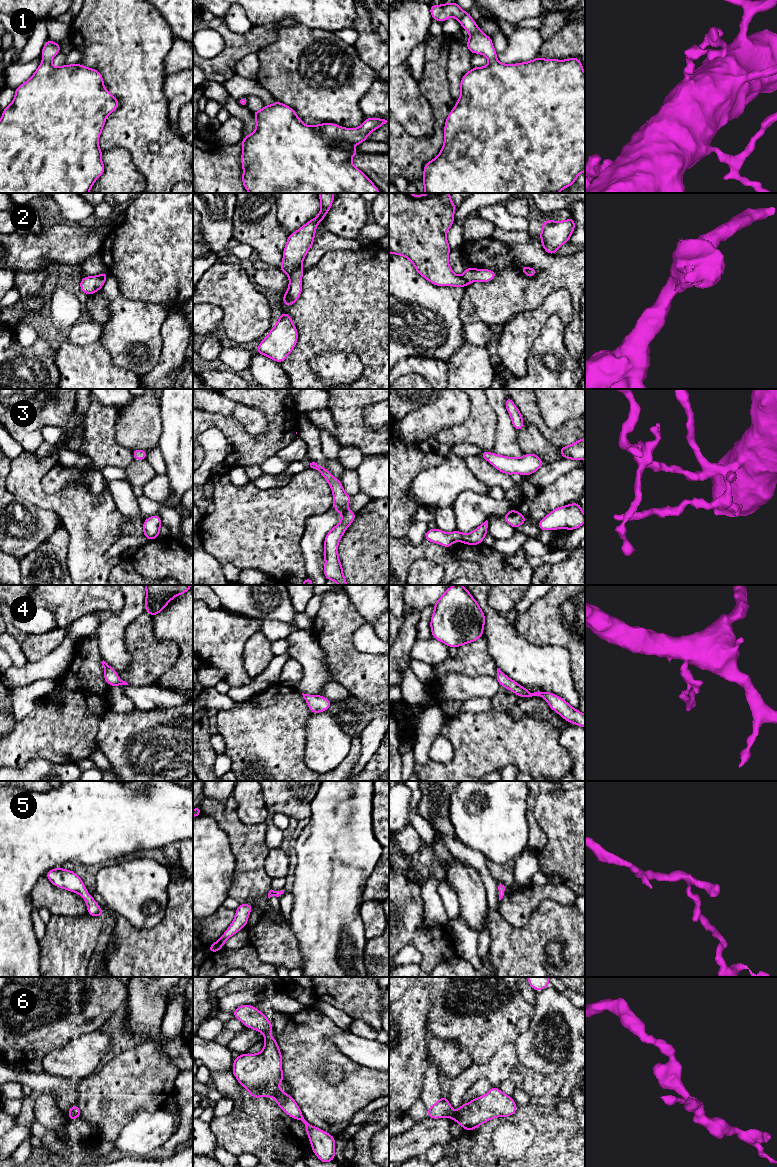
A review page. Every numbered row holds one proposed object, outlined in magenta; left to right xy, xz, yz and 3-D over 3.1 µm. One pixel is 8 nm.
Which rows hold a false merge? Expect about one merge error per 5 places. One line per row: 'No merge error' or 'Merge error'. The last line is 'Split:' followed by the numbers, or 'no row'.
1: No merge error
2: Merge error
3: No merge error
4: No merge error
5: No merge error
6: No merge error
Split: 2

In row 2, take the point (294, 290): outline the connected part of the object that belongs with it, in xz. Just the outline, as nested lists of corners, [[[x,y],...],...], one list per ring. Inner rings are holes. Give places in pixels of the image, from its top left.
[[[299,266],[289,275],[289,287],[283,295],[283,304],[286,306],[293,305],[302,293],[302,275],[304,268]]]

